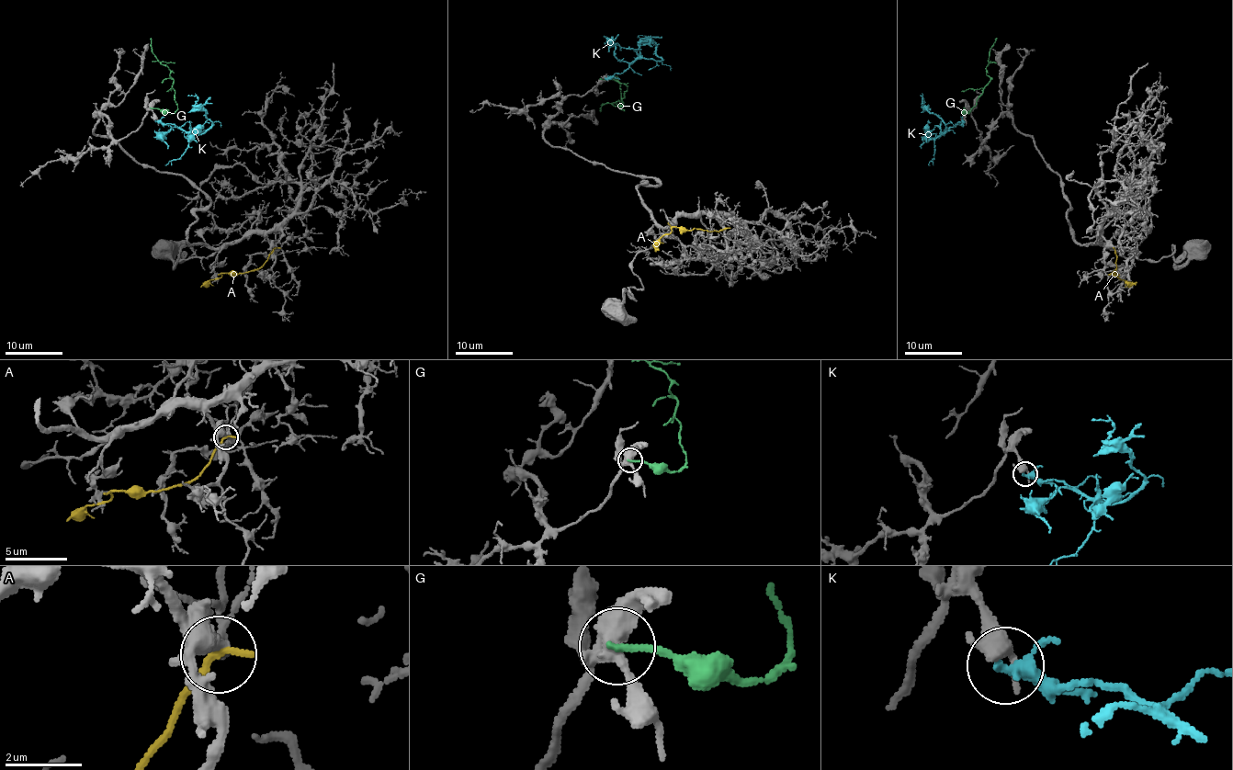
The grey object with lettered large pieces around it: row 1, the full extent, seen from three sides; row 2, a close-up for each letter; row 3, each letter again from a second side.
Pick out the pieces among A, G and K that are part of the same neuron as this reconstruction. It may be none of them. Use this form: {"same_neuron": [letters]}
{"same_neuron": []}

